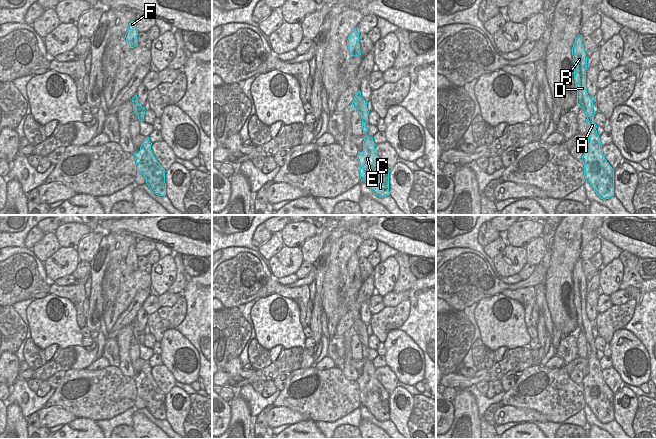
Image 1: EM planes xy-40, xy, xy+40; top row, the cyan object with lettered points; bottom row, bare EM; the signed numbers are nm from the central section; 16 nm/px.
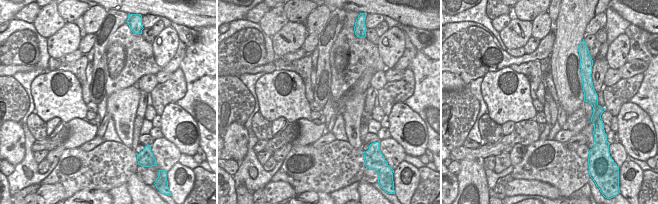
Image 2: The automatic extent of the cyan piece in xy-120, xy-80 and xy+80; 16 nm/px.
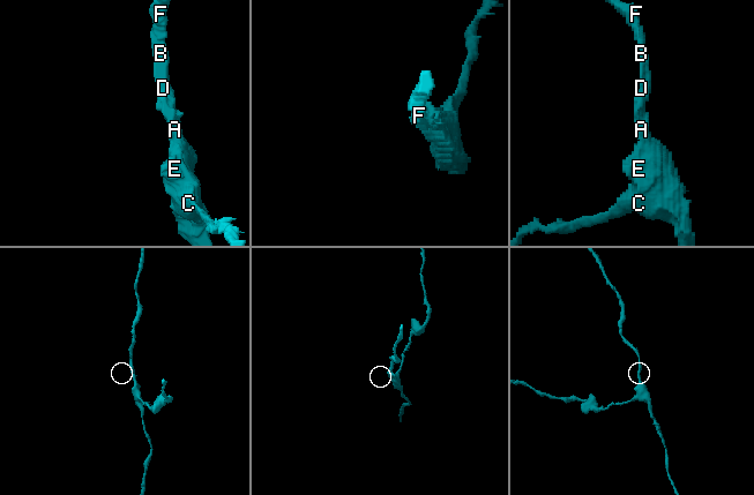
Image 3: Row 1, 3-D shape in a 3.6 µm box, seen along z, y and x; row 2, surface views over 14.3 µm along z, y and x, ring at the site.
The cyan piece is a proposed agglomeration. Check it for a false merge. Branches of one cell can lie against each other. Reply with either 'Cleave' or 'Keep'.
Keep

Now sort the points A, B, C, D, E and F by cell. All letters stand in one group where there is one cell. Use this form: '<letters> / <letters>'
A B C D E F

